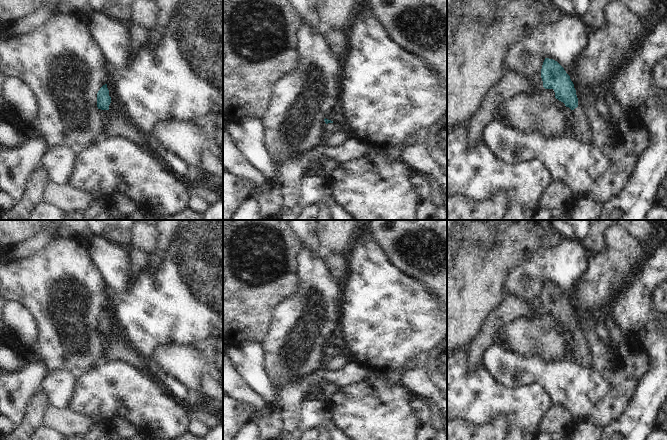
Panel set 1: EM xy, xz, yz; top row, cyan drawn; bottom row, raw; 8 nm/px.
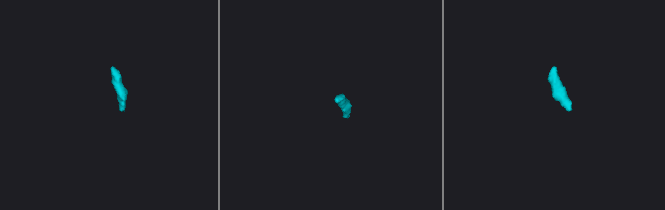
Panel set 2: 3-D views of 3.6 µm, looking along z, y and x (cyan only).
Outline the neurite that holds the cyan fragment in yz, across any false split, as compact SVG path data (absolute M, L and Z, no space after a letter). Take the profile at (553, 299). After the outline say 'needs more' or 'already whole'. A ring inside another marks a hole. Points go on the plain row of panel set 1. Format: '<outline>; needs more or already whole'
M545 282L541 293L541 302L543 311L553 313L555 322L572 334L573 361L583 367L592 367L592 356L586 334L584 331L578 330L574 308L564 292L557 285Z; needs more

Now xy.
M105 308L100 312L100 314L97 317L97 331L98 333L104 334L106 337L106 339L103 341L106 361L127 363L149 375L148 366L143 357L136 350L134 350L126 341L123 341L115 336L110 335L109 334L110 327L111 321L109 320L107 308Z; needs more

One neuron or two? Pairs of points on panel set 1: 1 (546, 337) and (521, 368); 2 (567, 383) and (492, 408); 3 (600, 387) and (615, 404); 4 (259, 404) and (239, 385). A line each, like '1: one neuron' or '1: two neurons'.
1: two neurons
2: two neurons
3: two neurons
4: one neuron

